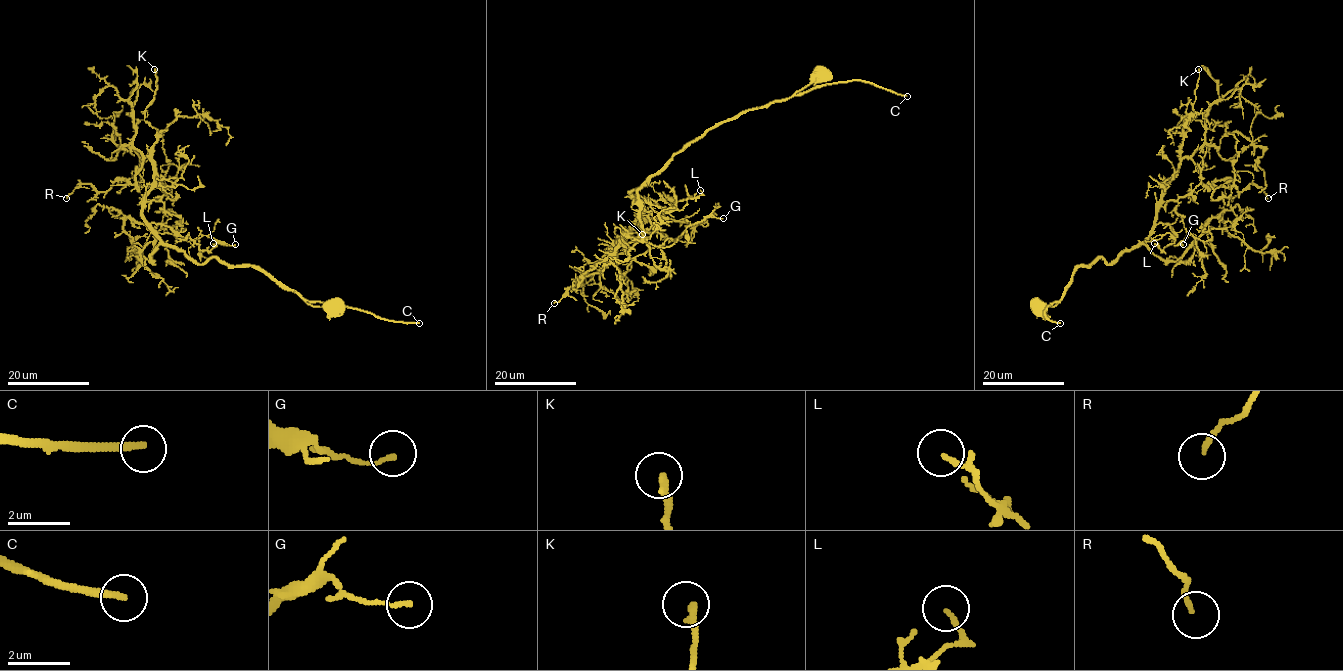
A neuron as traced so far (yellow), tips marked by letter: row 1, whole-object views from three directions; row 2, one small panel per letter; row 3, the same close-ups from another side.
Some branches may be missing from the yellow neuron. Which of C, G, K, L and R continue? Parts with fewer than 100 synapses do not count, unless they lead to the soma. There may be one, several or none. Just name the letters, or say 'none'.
C

